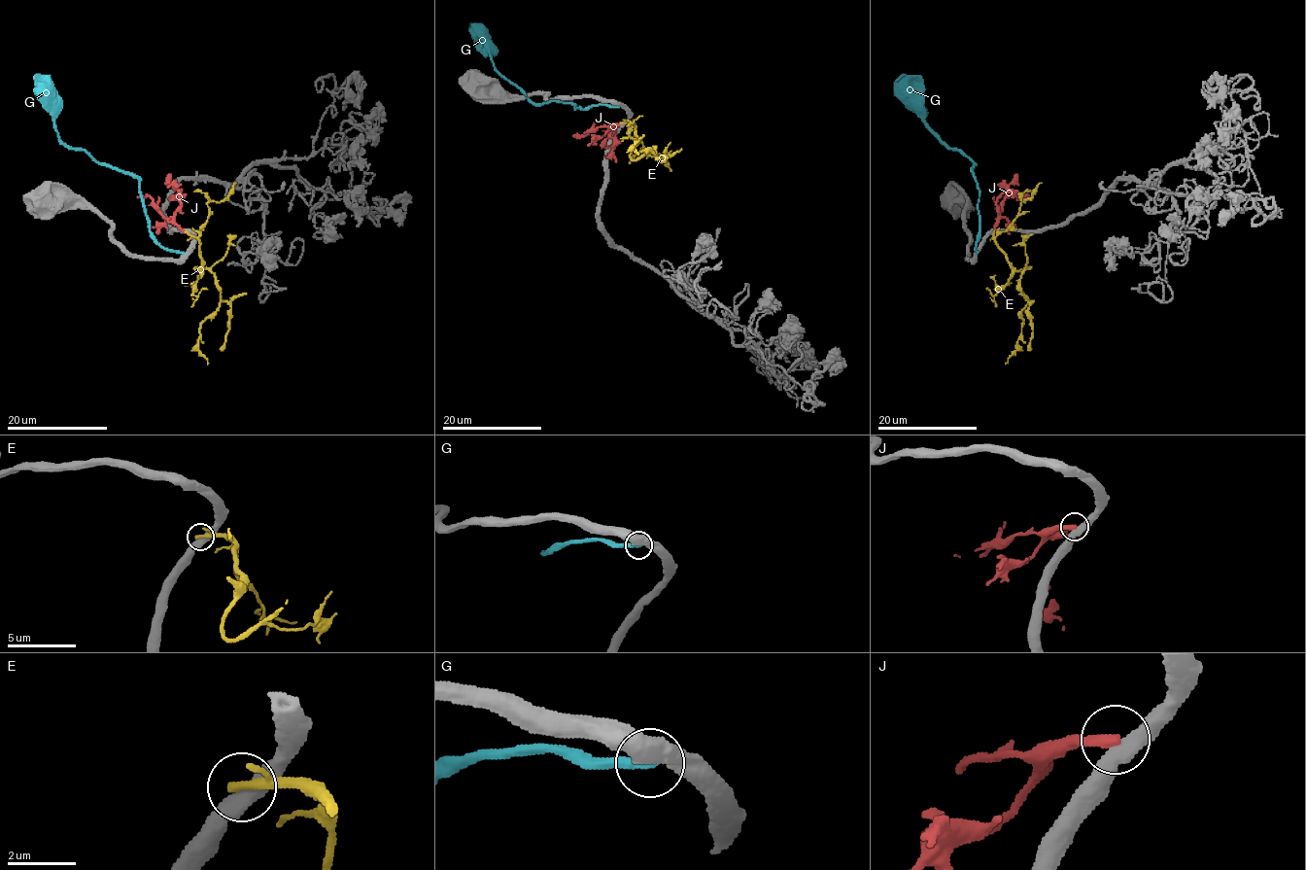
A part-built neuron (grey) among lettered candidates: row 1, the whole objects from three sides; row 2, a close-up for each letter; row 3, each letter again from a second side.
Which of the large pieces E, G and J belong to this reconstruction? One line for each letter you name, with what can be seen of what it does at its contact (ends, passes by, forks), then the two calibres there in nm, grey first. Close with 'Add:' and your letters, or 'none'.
Add: none

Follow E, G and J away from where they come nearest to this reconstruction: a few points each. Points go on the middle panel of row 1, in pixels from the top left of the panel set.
E: (623, 123), (635, 127), (633, 159), (653, 150), (655, 156), (650, 151), (635, 151), (634, 146), (642, 134)
G: (619, 106), (593, 104), (575, 108), (560, 101), (533, 103), (495, 69), (490, 54), (471, 31)
J: (620, 124), (610, 128), (615, 125), (616, 143), (612, 156), (616, 162)

